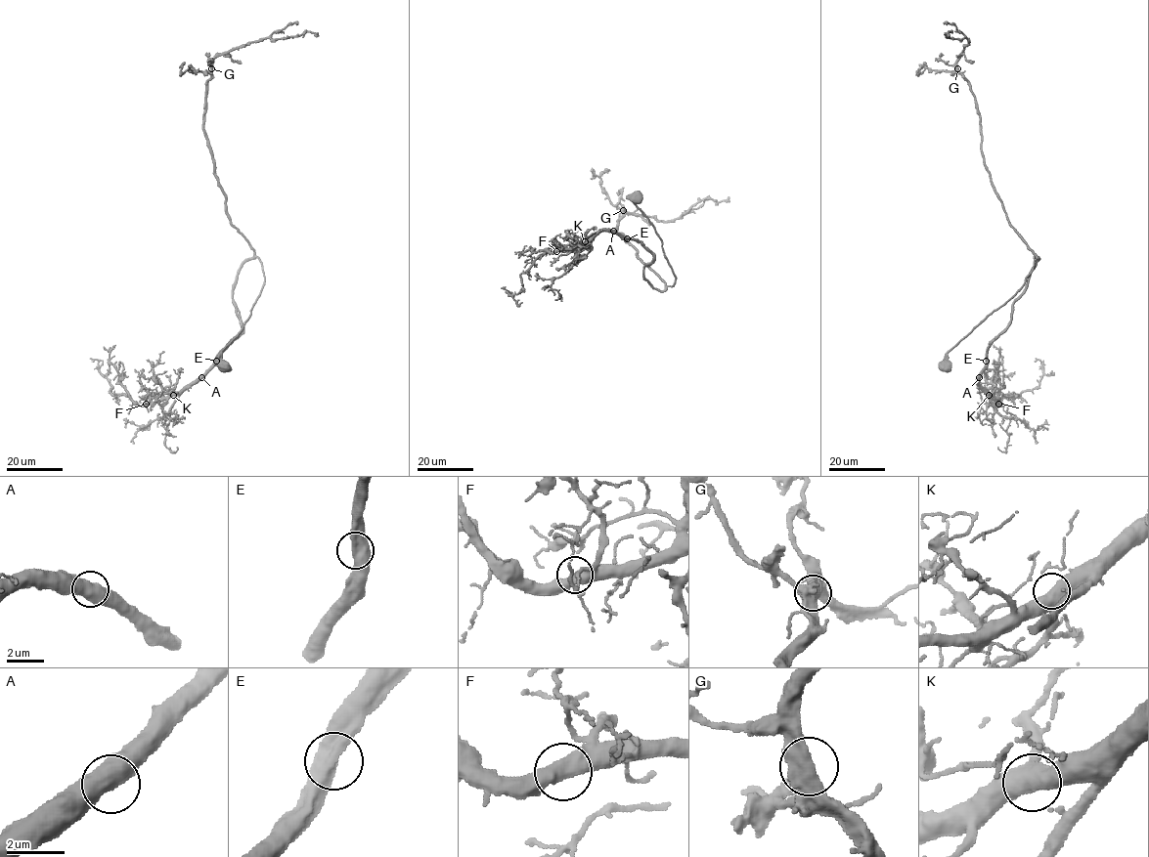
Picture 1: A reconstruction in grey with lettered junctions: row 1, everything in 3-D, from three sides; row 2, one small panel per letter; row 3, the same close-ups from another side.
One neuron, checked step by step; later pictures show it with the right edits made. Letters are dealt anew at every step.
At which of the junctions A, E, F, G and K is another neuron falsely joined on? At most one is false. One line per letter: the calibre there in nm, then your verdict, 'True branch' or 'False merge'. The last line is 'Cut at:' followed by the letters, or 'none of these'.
A: Thickness 550 nm. True branch
E: Thickness 600 nm. True branch
F: Thickness 500 nm. True branch
G: Thickness 550 nm. True branch
K: Thickness 550 nm. True branch
Cut at: none of these

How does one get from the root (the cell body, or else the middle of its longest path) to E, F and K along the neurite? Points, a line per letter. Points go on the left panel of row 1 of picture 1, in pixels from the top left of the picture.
E: (225, 365), (221, 352), (242, 329), (264, 281), (256, 257), (243, 264), (233, 290), (242, 331), (215, 361)
F: (225, 365), (221, 352), (264, 281), (256, 257), (233, 290), (242, 331), (198, 379), (146, 404)
K: (225, 365), (221, 352), (242, 329), (264, 281), (256, 257), (243, 264), (233, 290), (242, 331), (173, 395)

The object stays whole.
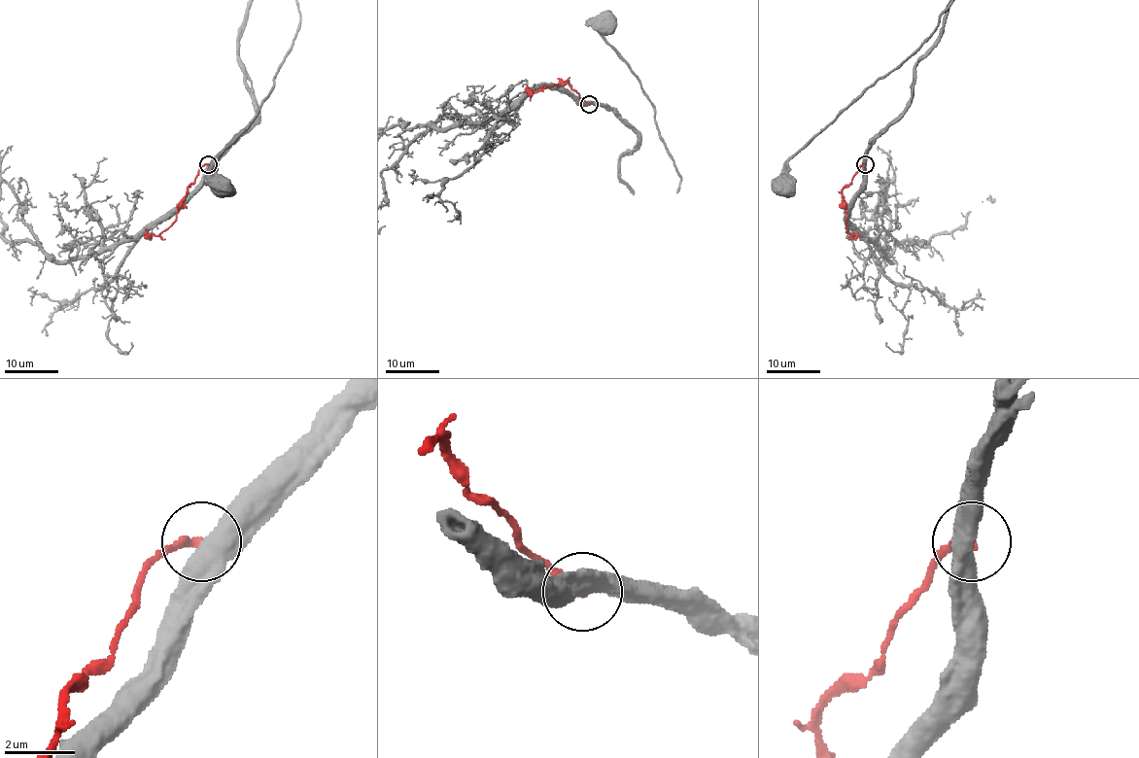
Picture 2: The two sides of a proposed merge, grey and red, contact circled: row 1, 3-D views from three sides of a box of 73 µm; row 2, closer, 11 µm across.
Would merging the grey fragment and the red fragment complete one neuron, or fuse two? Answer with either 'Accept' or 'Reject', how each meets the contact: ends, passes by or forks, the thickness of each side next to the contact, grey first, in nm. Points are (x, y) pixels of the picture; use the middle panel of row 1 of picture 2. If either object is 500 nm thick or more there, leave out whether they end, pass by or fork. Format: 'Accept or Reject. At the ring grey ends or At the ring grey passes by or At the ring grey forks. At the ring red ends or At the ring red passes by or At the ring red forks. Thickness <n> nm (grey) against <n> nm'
Reject. Thickness 550 nm (grey) against 240 nm

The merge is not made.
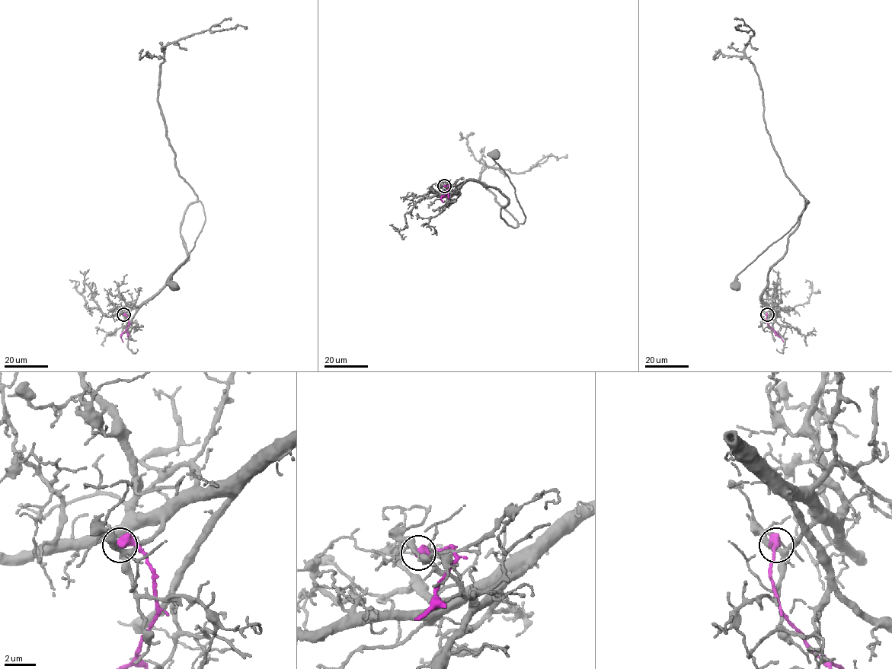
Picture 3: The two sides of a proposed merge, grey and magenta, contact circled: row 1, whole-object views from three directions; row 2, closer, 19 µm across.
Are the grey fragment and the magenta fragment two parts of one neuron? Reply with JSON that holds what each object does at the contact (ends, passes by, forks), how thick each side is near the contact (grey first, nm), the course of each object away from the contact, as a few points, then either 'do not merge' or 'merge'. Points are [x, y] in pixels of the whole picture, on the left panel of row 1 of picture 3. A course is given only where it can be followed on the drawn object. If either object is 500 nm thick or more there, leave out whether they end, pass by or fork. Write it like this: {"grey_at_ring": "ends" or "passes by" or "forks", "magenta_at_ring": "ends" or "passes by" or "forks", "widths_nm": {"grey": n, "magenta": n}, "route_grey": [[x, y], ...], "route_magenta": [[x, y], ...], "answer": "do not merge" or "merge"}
{"widths_nm": {"grey": 360, "magenta": 600}, "route_grey": [[123, 315], [151, 298], [187, 257], [180, 227], [185, 210], [199, 201], [205, 222], [172, 274], [174, 285]], "route_magenta": [[123, 314], [128, 318], [129, 324], [120, 337], [123, 342]], "answer": "do not merge"}

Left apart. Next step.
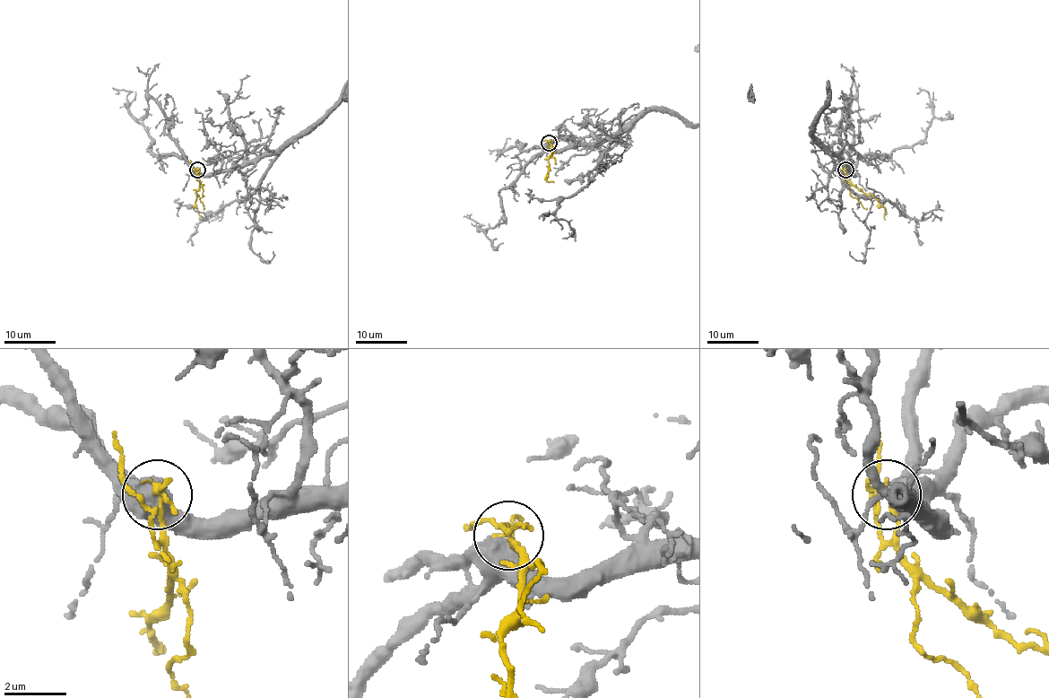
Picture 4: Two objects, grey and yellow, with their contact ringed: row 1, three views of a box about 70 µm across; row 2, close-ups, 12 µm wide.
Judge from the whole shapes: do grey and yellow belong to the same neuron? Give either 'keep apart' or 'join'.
join

